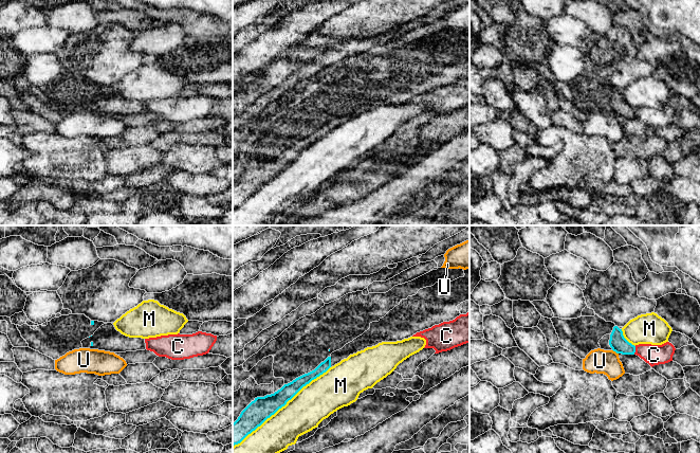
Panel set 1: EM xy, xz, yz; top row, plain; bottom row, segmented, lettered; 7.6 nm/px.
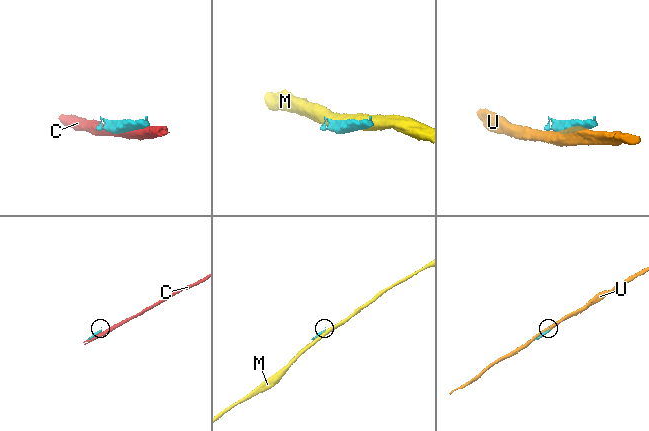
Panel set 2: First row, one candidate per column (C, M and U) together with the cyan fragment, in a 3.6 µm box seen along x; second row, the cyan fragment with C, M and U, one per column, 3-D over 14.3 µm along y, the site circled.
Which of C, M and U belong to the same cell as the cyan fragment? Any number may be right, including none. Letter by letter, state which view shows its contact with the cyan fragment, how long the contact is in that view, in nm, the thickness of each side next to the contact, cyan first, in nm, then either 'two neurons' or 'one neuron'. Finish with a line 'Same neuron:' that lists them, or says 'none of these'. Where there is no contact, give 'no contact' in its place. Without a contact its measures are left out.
C: meets cyan in yz; contact 70 nm long; 130 nm thick on the cyan side, 160 nm on the other; two neurons
M: meets cyan in xz; contact 950 nm long; 180 nm thick on the cyan side, 280 nm on the other; two neurons
U: meets cyan in yz; contact 60 nm long; 130 nm thick on the cyan side, 190 nm on the other; two neurons
Same neuron: none of these

